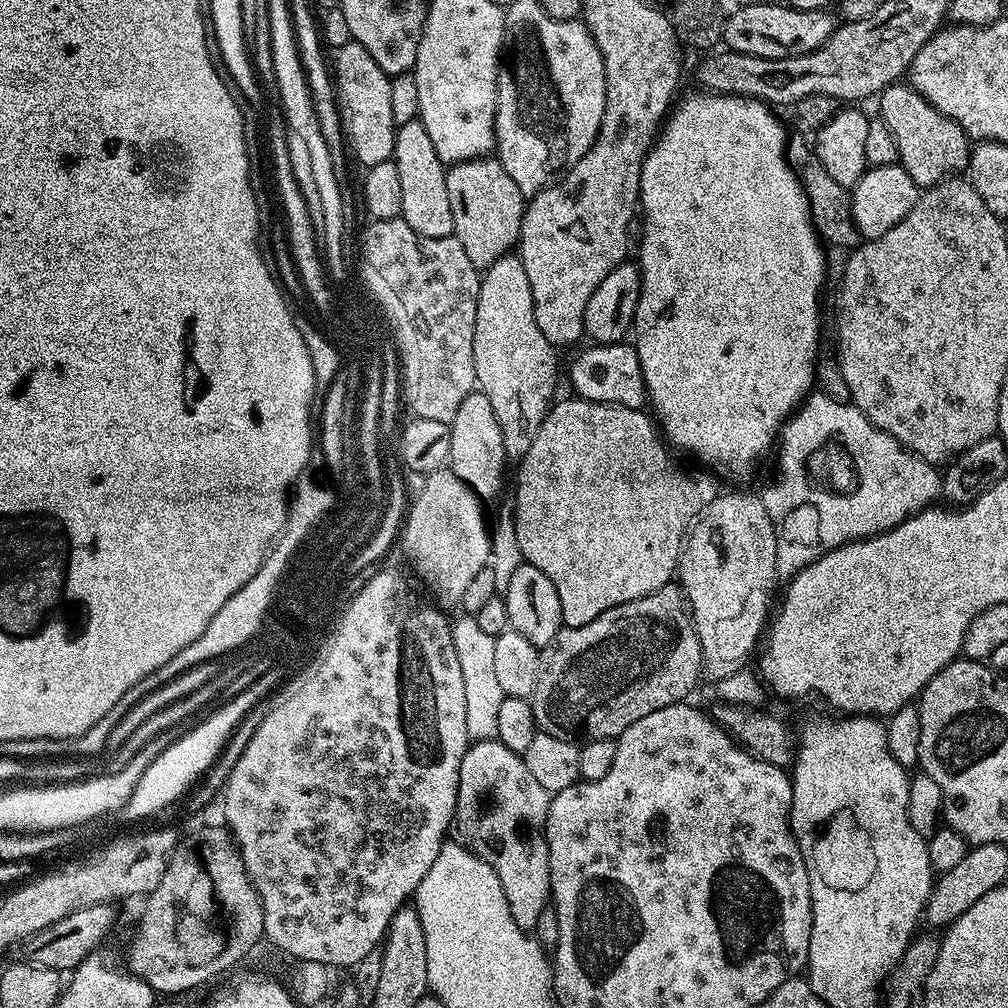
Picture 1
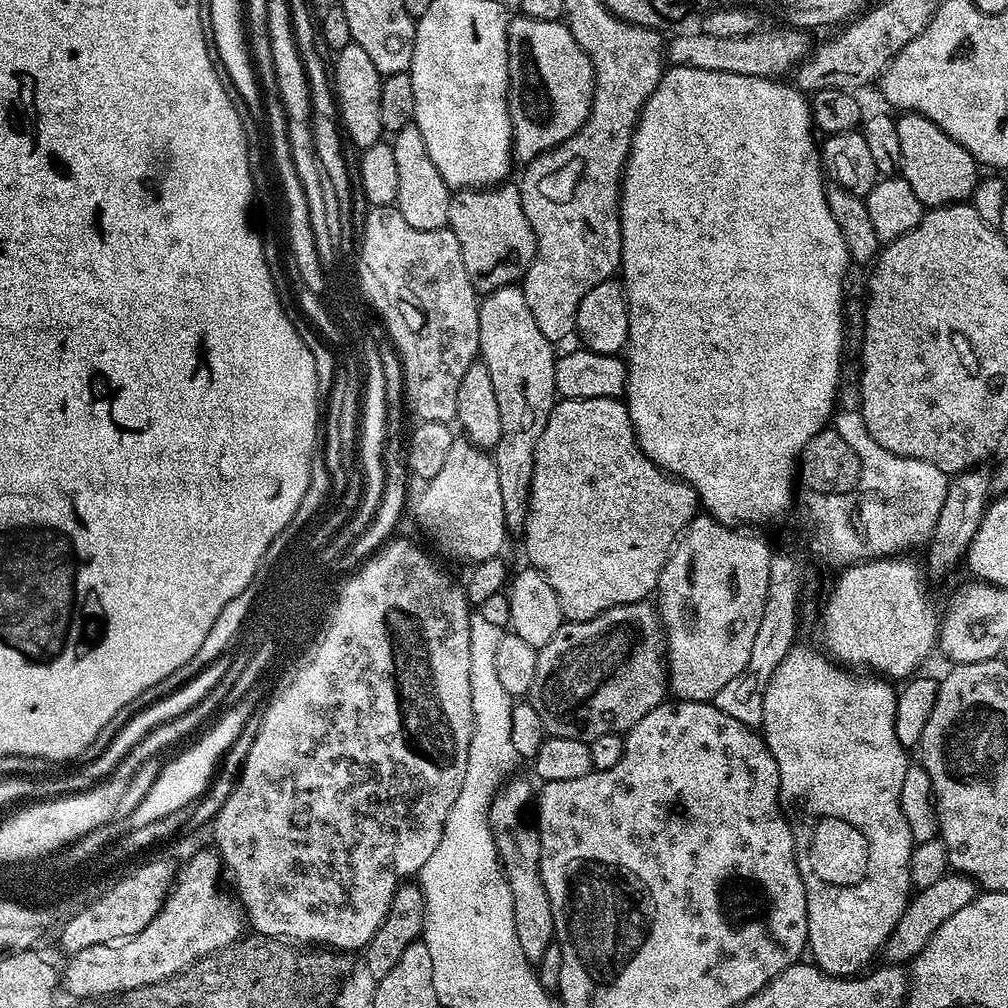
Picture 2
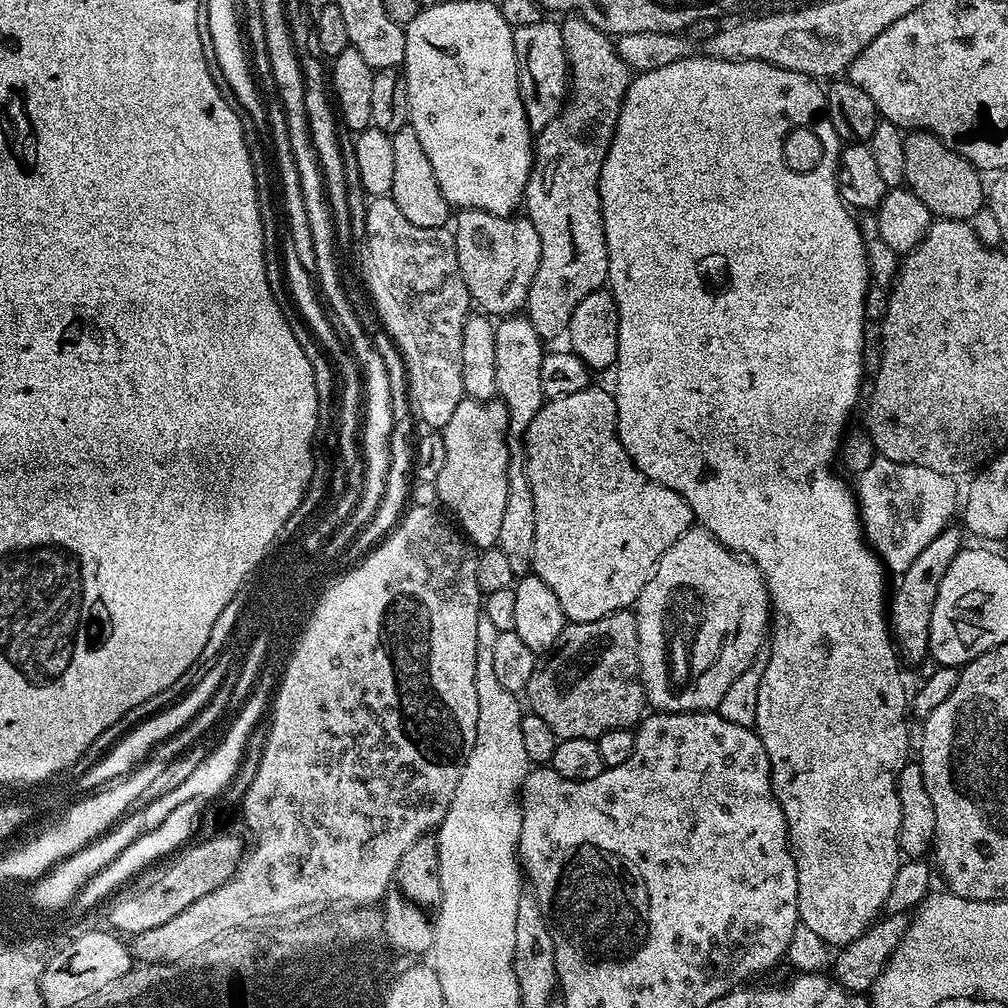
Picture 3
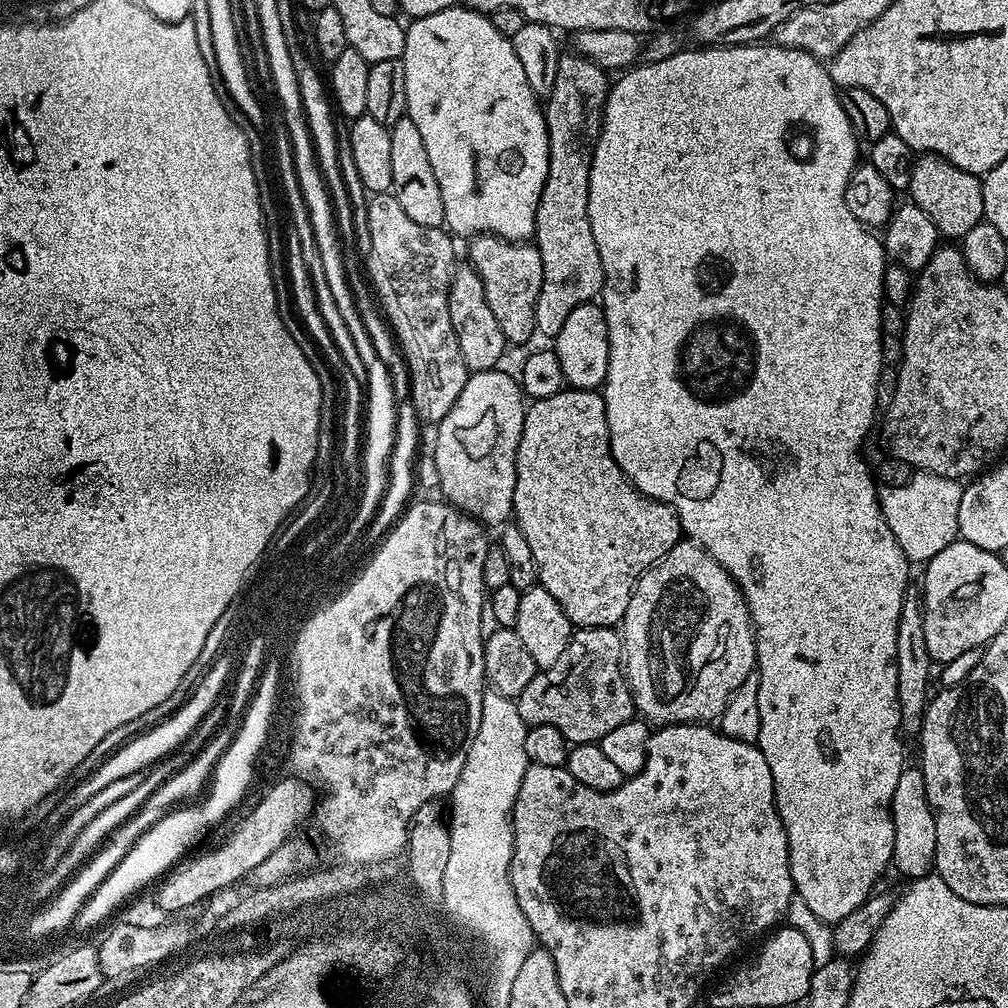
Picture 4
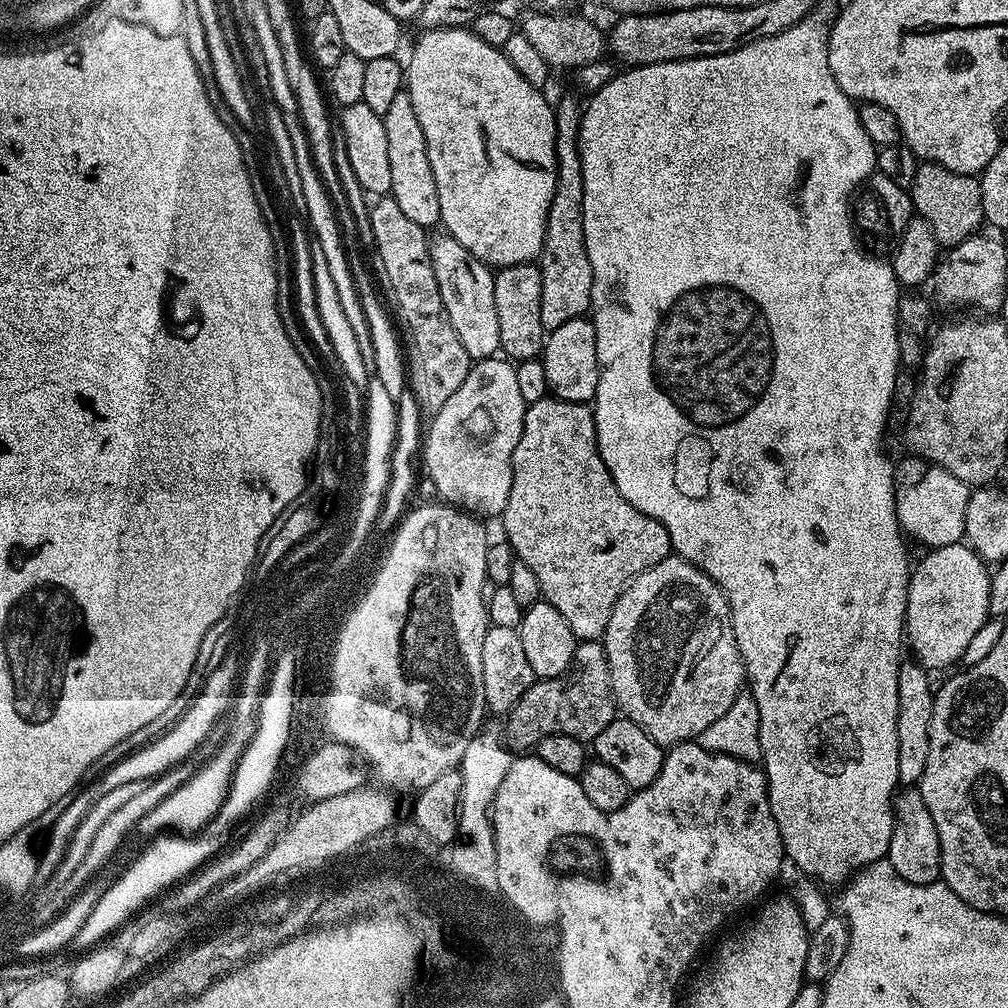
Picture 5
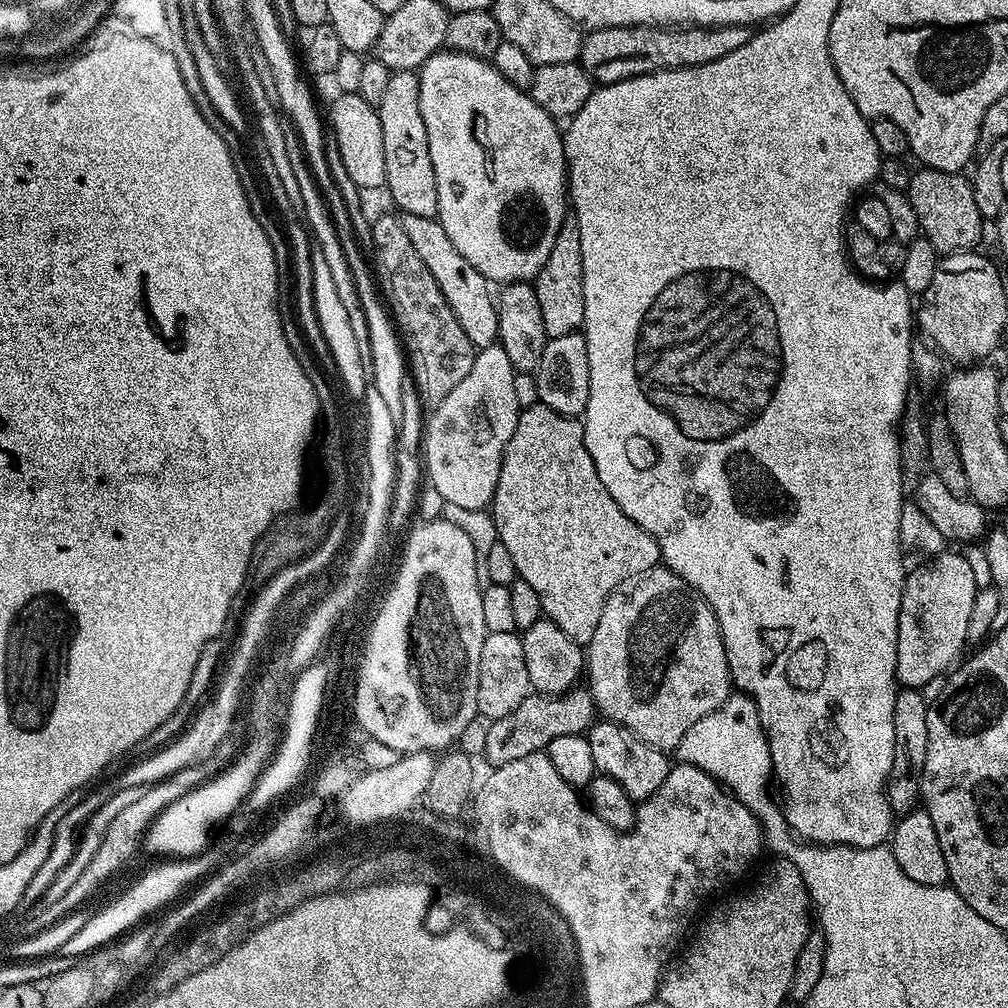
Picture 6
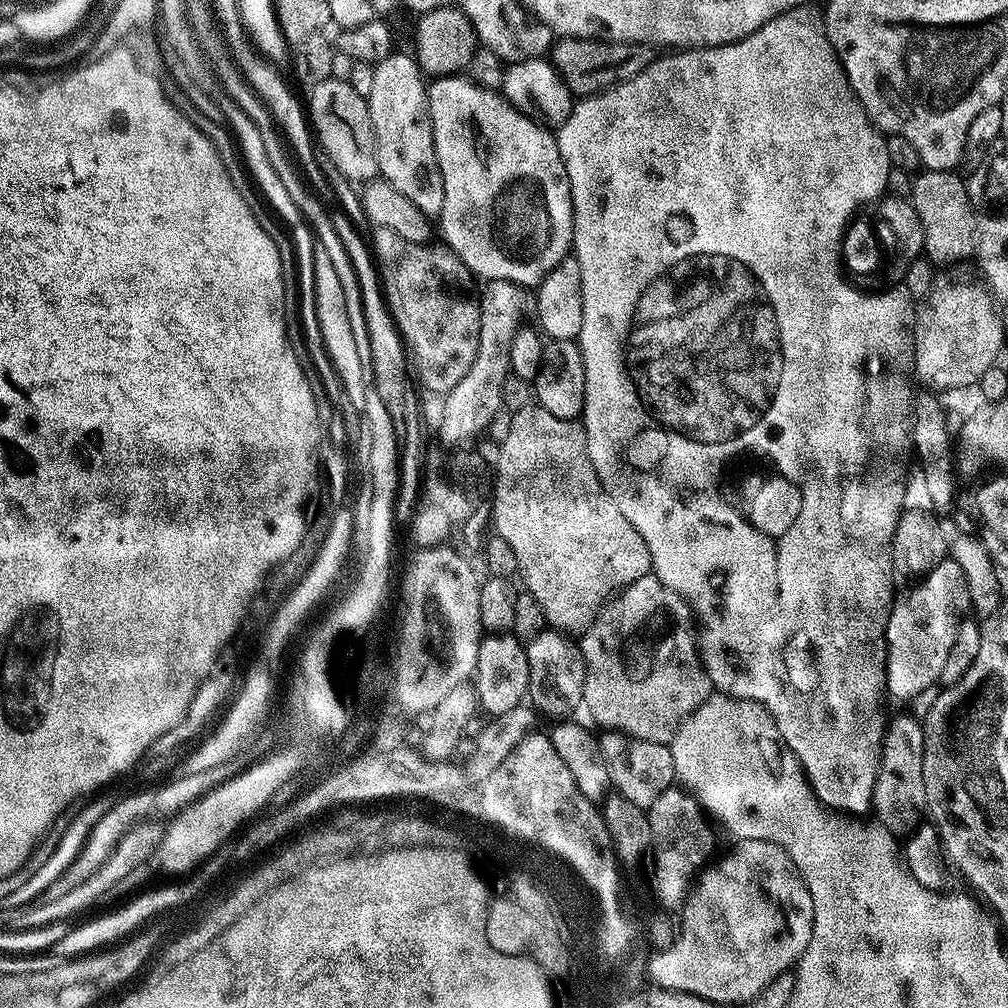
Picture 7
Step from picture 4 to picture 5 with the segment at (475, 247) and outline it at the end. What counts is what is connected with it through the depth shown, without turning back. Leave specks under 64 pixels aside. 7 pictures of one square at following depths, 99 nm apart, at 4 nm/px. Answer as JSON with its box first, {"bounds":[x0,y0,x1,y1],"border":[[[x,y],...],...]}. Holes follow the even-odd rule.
{"bounds":[494,263,546,362],"border":[[[535,263],[515,264],[499,269],[494,275],[494,307],[498,310],[500,352],[513,362],[535,360],[544,351],[546,330],[542,326],[542,274]]]}

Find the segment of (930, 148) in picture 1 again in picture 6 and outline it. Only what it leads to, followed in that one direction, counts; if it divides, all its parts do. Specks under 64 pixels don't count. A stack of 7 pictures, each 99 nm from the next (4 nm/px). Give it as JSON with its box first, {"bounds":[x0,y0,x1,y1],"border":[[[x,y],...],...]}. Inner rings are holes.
{"bounds":[908,167,982,254],"border":[[[921,167],[908,177],[908,201],[914,206],[914,214],[920,223],[923,239],[934,246],[938,254],[967,252],[975,249],[980,240],[982,217],[978,205],[974,203],[972,181],[958,172],[943,172]]]}

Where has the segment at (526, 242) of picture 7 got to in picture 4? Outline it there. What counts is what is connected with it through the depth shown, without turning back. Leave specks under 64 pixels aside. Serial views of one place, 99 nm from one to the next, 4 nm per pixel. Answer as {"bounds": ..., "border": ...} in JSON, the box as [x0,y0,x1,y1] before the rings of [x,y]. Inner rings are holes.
{"bounds":[402,6,548,241],"border":[[[453,6],[438,14],[417,16],[407,25],[402,59],[406,74],[406,102],[408,103],[406,116],[414,122],[414,126],[418,126],[418,134],[422,136],[426,155],[430,158],[430,170],[434,178],[438,178],[440,205],[444,208],[443,223],[447,231],[457,237],[464,236],[463,238],[487,234],[501,236],[503,240],[531,241],[536,234],[538,202],[542,198],[542,190],[548,173],[548,131],[541,101],[534,94],[530,82],[526,82],[526,70],[522,70],[522,62],[518,62],[518,54],[514,54],[511,39],[503,36],[493,26],[491,19],[482,15],[481,12],[471,12],[466,7]]]}

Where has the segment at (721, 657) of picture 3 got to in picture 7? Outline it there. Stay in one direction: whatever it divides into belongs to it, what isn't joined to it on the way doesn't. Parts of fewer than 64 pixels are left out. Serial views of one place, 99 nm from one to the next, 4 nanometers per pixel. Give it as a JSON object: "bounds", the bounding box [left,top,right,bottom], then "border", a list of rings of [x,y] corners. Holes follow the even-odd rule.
{"bounds":[579,574,714,745],"border":[[[651,574],[638,578],[638,582],[630,582],[625,588],[621,588],[615,593],[601,608],[599,614],[592,619],[592,624],[579,637],[580,653],[584,659],[584,703],[583,711],[588,711],[592,715],[591,723],[597,729],[610,732],[621,732],[634,738],[642,738],[646,742],[658,742],[659,744],[671,745],[674,734],[680,729],[680,724],[687,718],[691,712],[698,710],[702,702],[706,702],[708,697],[713,695],[714,689],[710,678],[704,669],[704,663],[698,655],[698,636],[694,631],[694,617],[692,608],[685,600],[670,586],[666,586],[658,577]]]}

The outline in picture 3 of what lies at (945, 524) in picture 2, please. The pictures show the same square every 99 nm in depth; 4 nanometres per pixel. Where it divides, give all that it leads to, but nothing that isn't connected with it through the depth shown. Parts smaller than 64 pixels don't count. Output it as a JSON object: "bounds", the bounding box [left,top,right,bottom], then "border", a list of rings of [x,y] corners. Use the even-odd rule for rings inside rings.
{"bounds":[890,526,962,665],"border":[[[956,526],[943,528],[918,554],[914,562],[904,572],[899,573],[900,585],[896,593],[890,596],[890,631],[892,639],[898,649],[898,655],[905,665],[920,664],[929,659],[928,647],[930,646],[930,614],[934,614],[934,598],[938,598],[938,586],[942,582],[942,574],[946,574],[946,566],[959,554],[962,547],[960,541],[961,529]]]}

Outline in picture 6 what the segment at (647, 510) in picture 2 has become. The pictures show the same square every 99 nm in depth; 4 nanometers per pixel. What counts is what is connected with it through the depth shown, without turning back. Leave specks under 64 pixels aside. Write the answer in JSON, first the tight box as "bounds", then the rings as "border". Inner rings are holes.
{"bounds":[490,402,661,646],"border":[[[539,402],[533,404],[530,408],[523,409],[518,418],[518,426],[514,426],[514,434],[510,438],[502,458],[502,470],[498,478],[496,496],[492,499],[490,505],[491,512],[492,520],[496,523],[496,532],[500,535],[497,536],[499,543],[504,544],[506,550],[510,550],[510,558],[514,558],[517,577],[525,580],[536,591],[538,599],[542,602],[544,616],[553,620],[558,626],[558,630],[570,634],[570,638],[574,638],[574,642],[581,646],[587,646],[590,638],[594,638],[594,629],[598,626],[598,618],[602,618],[602,606],[608,595],[624,580],[633,579],[640,573],[657,567],[661,563],[656,539],[646,530],[642,530],[642,526],[638,526],[638,522],[626,518],[626,514],[622,514],[622,506],[618,506],[618,502],[614,502],[614,498],[610,498],[610,490],[606,490],[606,486],[602,486],[602,478],[598,478],[594,458],[590,458],[590,450],[586,450],[583,423],[571,416],[558,414]]]}

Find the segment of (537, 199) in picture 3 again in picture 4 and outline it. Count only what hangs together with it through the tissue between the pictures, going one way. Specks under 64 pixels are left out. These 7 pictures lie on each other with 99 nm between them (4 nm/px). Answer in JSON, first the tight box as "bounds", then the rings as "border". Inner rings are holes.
{"bounds":[534,50,610,338],"border":[[[569,50],[568,53],[565,51],[558,62],[558,74],[554,78],[552,92],[543,105],[548,131],[548,173],[542,198],[538,202],[534,237],[535,246],[542,254],[542,290],[538,294],[534,310],[536,331],[541,337],[544,335],[555,338],[558,330],[562,330],[566,318],[570,318],[570,314],[578,306],[595,301],[604,287],[602,258],[598,258],[598,246],[594,246],[594,230],[590,230],[588,195],[592,155],[600,137],[600,127],[604,121],[604,103],[610,87],[608,76],[609,73],[593,60],[587,60],[575,50]]]}

